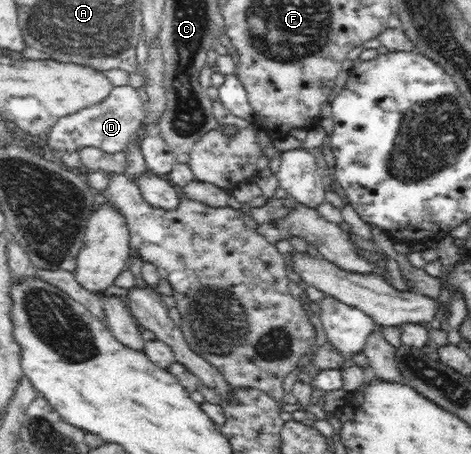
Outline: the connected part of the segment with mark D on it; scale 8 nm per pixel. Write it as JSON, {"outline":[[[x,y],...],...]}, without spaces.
{"outline":[[[117,86],[105,97],[105,100],[93,107],[83,108],[75,115],[65,116],[49,128],[43,146],[48,156],[59,158],[66,152],[81,152],[85,147],[93,147],[115,155],[123,151],[132,135],[139,129],[146,116],[145,98],[142,90],[133,86]]]}

